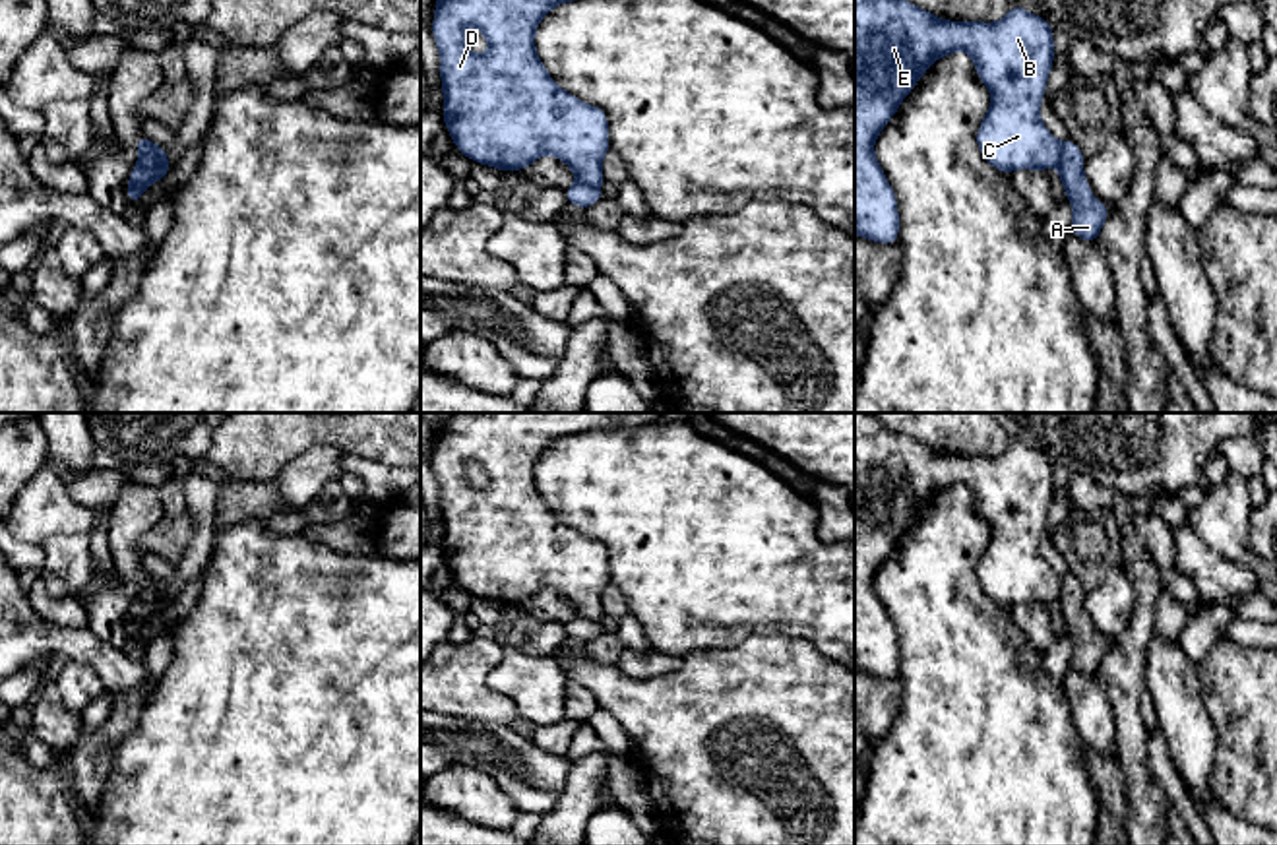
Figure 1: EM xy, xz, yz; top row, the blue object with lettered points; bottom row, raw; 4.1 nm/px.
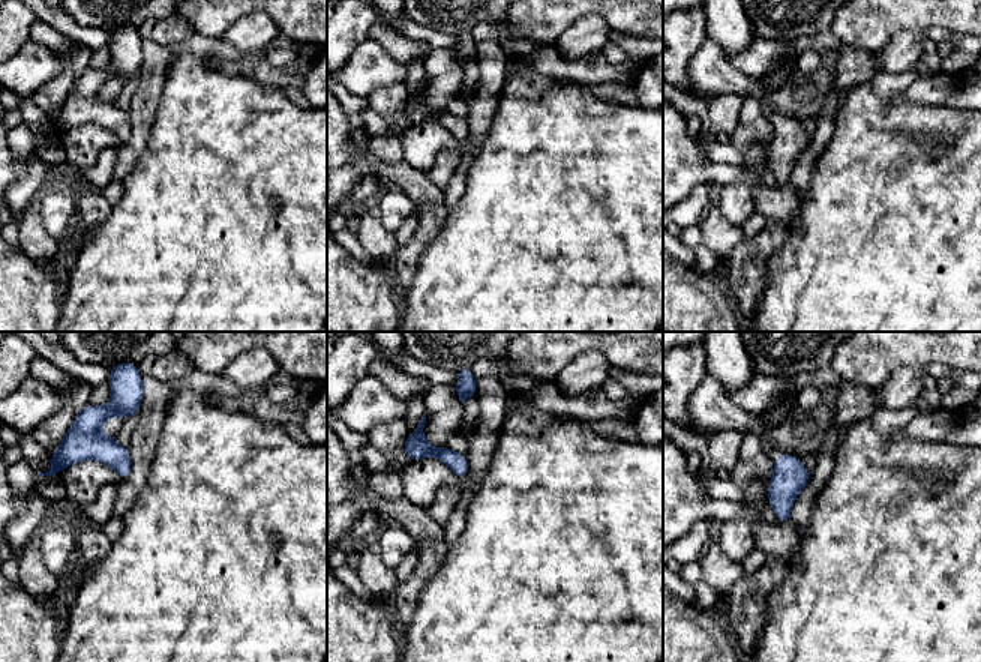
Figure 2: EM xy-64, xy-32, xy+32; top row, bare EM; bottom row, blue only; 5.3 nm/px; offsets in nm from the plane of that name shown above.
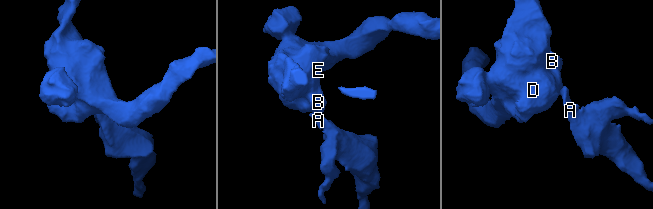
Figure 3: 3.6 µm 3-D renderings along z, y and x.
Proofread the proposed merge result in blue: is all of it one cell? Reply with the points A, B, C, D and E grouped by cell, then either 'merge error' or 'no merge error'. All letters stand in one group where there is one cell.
groups A / B C D E; merge error

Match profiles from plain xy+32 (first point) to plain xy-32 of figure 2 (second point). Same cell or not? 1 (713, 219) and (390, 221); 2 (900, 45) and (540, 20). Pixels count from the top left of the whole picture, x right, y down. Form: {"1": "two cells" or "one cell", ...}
{"1": "two cells", "2": "two cells"}

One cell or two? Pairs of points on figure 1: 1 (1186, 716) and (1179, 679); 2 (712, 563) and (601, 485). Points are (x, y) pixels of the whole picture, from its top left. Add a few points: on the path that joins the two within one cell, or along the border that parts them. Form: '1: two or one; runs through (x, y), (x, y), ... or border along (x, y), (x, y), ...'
1: one; runs through (1179, 706), (1179, 688)
2: one; runs through (685, 535), (640, 491), (628, 487)

